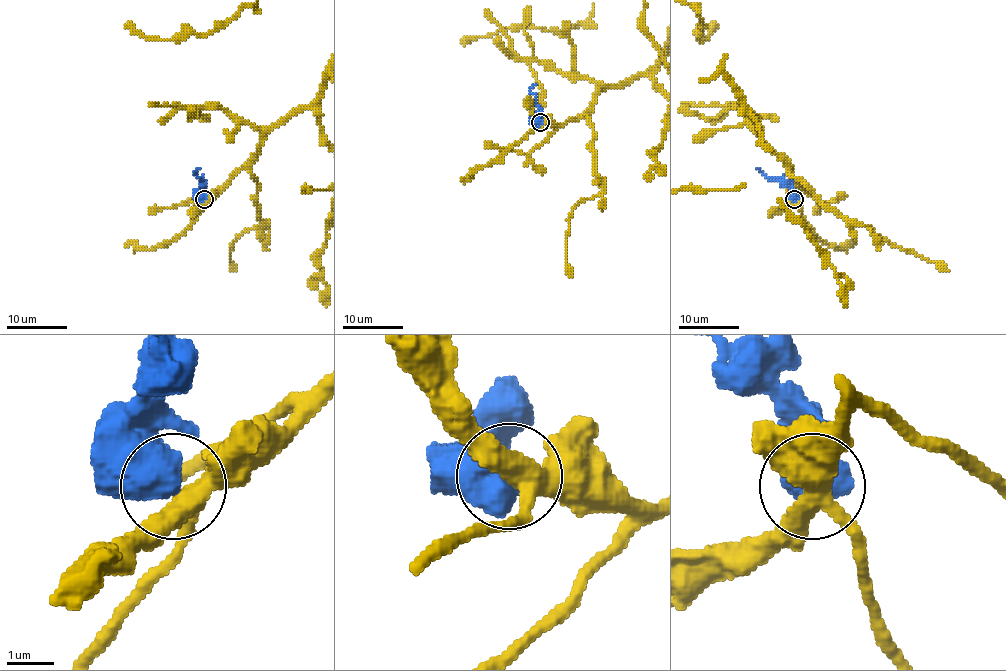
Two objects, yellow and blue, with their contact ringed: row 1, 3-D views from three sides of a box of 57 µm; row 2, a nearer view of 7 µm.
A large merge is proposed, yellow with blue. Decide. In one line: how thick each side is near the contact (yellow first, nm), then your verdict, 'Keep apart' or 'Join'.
Thickness 380 nm (yellow) against 800 nm. Keep apart

